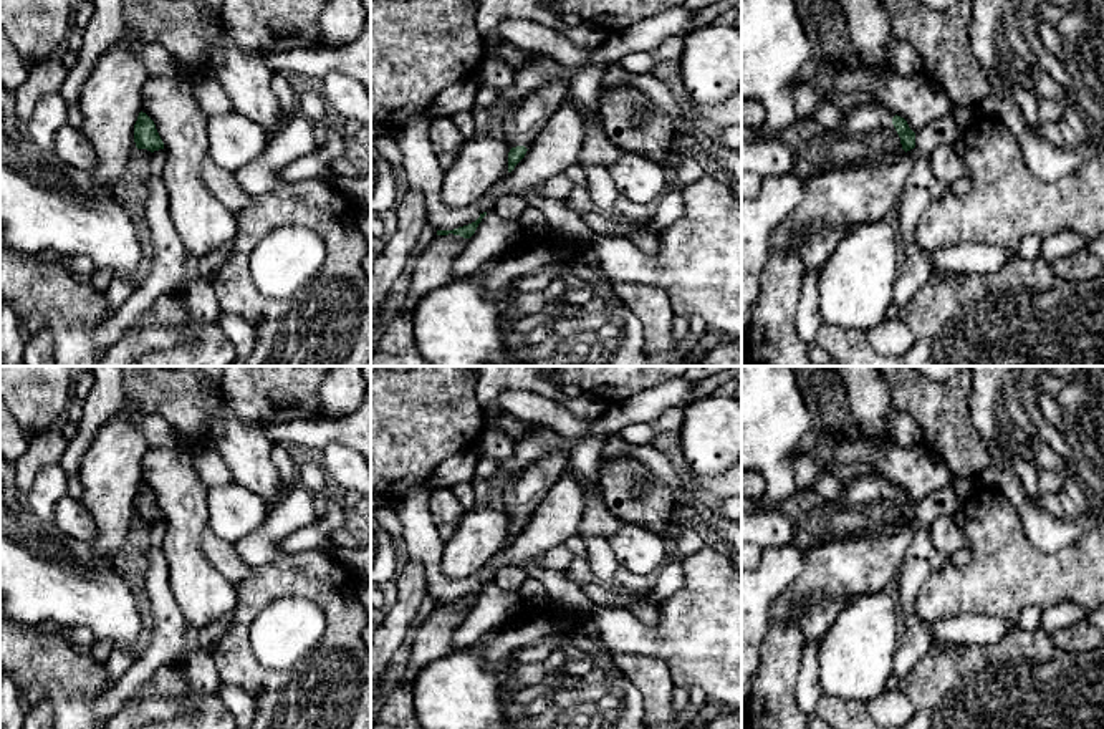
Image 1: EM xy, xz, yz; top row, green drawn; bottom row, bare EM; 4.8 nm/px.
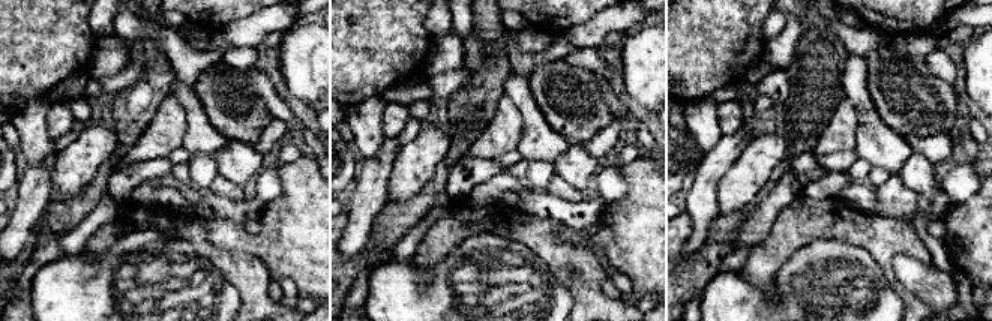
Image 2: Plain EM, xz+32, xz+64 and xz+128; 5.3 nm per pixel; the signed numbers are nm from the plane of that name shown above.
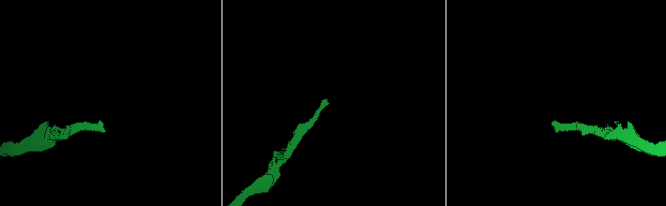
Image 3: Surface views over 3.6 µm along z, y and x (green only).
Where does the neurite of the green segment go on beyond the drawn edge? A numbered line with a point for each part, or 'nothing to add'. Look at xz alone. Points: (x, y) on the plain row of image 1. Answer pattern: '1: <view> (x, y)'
1: xz (522, 492)

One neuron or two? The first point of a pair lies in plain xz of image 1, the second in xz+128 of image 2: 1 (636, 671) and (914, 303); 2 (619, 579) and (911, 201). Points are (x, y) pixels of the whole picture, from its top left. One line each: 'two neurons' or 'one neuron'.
1: one neuron
2: one neuron

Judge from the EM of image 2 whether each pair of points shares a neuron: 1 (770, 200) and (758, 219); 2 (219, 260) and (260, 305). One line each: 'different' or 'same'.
1: same
2: same

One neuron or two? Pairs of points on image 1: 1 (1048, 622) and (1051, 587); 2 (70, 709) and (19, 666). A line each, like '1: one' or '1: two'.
1: two
2: one

